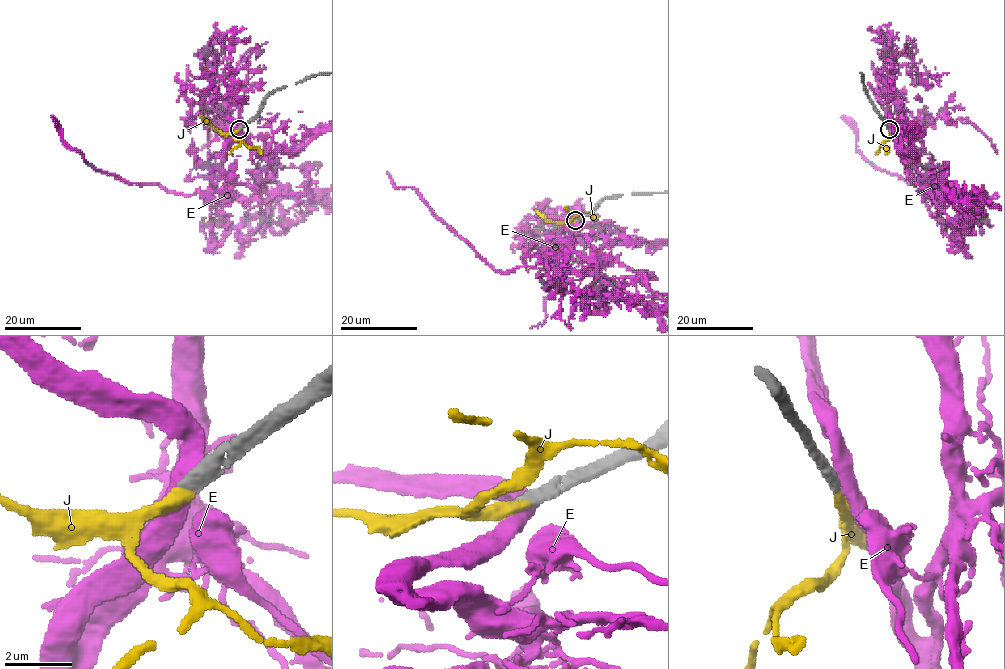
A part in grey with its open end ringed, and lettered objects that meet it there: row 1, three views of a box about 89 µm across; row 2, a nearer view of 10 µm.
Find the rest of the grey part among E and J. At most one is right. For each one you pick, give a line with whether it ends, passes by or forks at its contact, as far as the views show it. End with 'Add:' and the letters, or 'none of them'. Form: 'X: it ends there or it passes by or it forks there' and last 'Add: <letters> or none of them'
J: it ends there
Add: J

